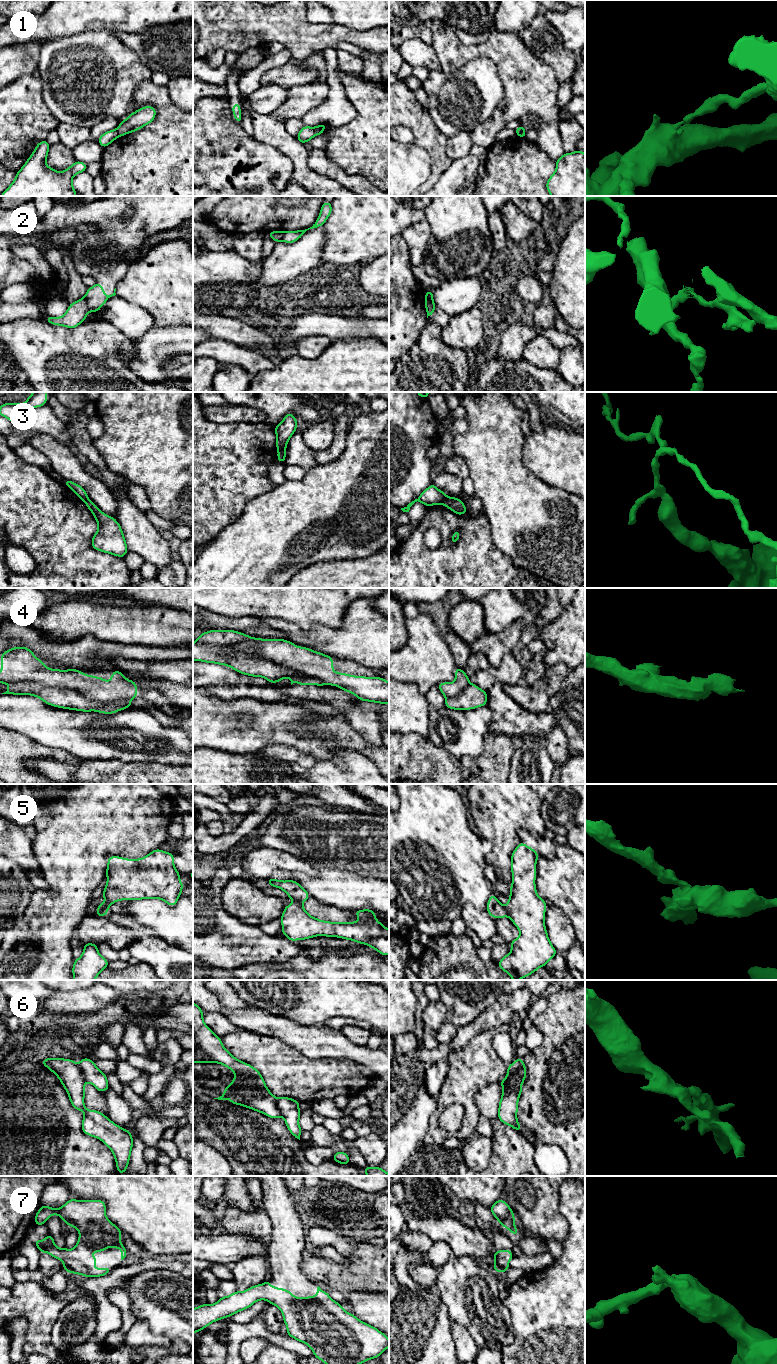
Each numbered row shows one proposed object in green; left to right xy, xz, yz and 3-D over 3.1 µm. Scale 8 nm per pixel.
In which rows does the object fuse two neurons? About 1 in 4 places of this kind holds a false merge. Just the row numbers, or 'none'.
1, 2, 3, 4, 5, 6

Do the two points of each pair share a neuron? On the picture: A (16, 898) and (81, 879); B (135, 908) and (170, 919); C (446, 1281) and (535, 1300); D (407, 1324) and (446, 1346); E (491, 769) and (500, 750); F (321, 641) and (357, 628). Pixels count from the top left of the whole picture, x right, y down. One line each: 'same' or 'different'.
A: different
B: same
C: different
D: same
E: same
F: same

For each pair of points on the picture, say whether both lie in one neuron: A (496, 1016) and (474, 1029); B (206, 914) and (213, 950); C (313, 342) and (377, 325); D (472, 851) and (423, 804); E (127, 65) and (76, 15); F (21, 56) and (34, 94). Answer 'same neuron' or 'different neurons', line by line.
A: same neuron
B: same neuron
C: different neurons
D: same neuron
E: different neurons
F: different neurons

